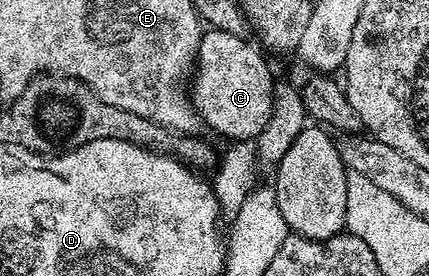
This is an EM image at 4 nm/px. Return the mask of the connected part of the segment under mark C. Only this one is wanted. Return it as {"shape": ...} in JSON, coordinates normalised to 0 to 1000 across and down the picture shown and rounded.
{"shape":[[[487,101],[469,130],[452,210],[448,322],[443,293],[448,384],[469,442],[541,511],[585,514],[604,496],[620,446],[629,446],[643,355],[646,297],[634,293],[634,250],[613,207],[618,196],[578,145],[576,130],[557,134],[515,105]]]}

